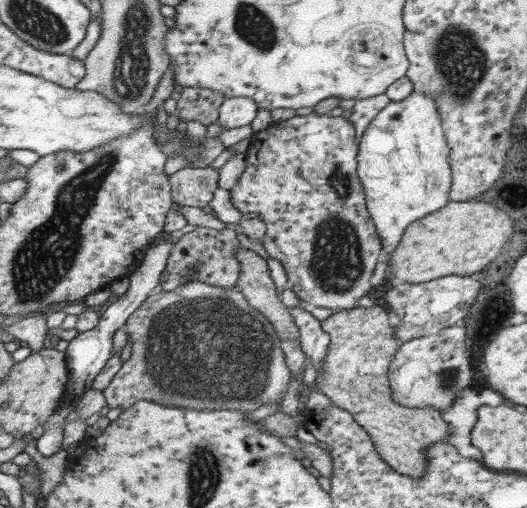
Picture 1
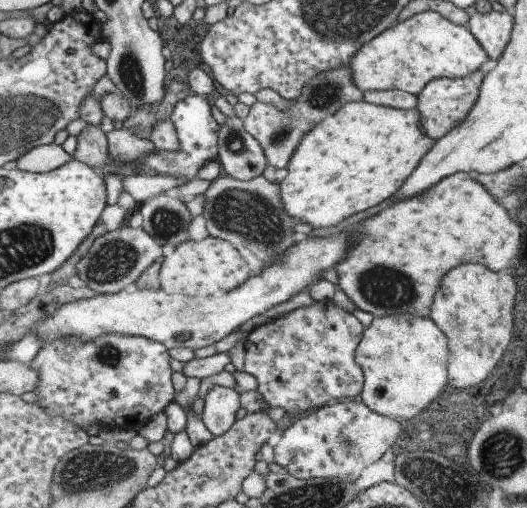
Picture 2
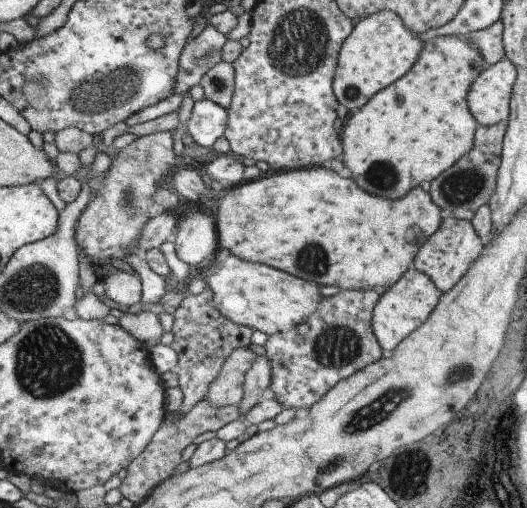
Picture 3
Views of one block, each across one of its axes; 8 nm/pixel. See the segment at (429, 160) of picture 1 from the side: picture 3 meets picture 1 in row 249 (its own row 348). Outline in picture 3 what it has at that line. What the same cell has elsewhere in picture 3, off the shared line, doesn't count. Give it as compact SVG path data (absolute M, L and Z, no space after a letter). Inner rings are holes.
M411 270L411 274L407 274L407 278L401 280L393 288L385 290L385 294L377 300L371 316L371 332L377 338L379 346L383 346L385 350L395 350L405 338L409 338L429 318L439 298L443 296L441 290L437 290L435 284L417 270Z

